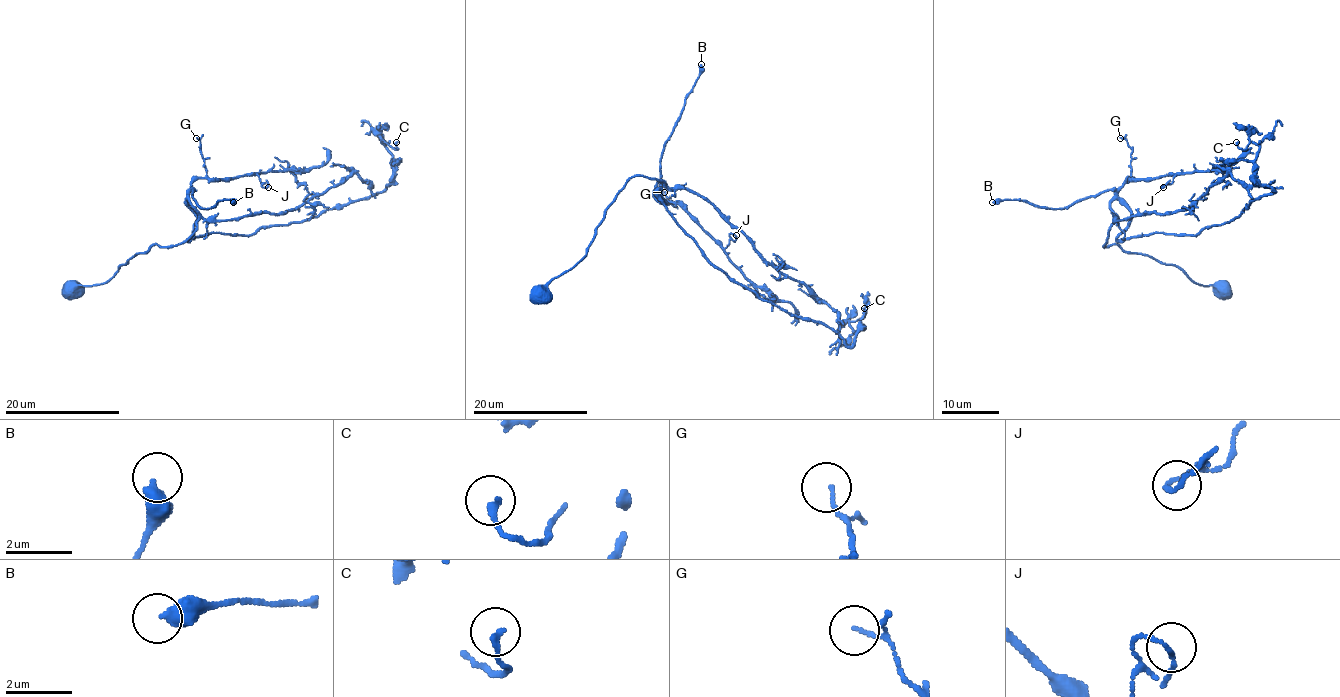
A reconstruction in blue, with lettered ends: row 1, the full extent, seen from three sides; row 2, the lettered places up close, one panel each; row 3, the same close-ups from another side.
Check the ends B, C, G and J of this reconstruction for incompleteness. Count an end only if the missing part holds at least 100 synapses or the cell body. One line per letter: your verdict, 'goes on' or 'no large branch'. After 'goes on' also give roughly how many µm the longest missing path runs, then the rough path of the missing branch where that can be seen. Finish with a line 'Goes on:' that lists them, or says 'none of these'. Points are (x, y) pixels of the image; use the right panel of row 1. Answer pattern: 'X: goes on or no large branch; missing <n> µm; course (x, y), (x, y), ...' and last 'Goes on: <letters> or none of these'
B: no large branch
C: no large branch
G: no large branch
J: no large branch
Goes on: none of these

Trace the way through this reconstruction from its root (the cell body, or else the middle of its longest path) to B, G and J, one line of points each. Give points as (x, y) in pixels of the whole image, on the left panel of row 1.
B: (72, 290), (105, 283), (154, 244), (182, 244), (199, 218), (192, 189), (202, 208), (233, 202)
G: (72, 290), (103, 284), (136, 254), (182, 244), (195, 231), (189, 189), (206, 175), (196, 138)
J: (72, 290), (105, 283), (154, 244), (182, 244), (199, 218), (189, 199), (196, 179), (256, 175), (268, 187)

